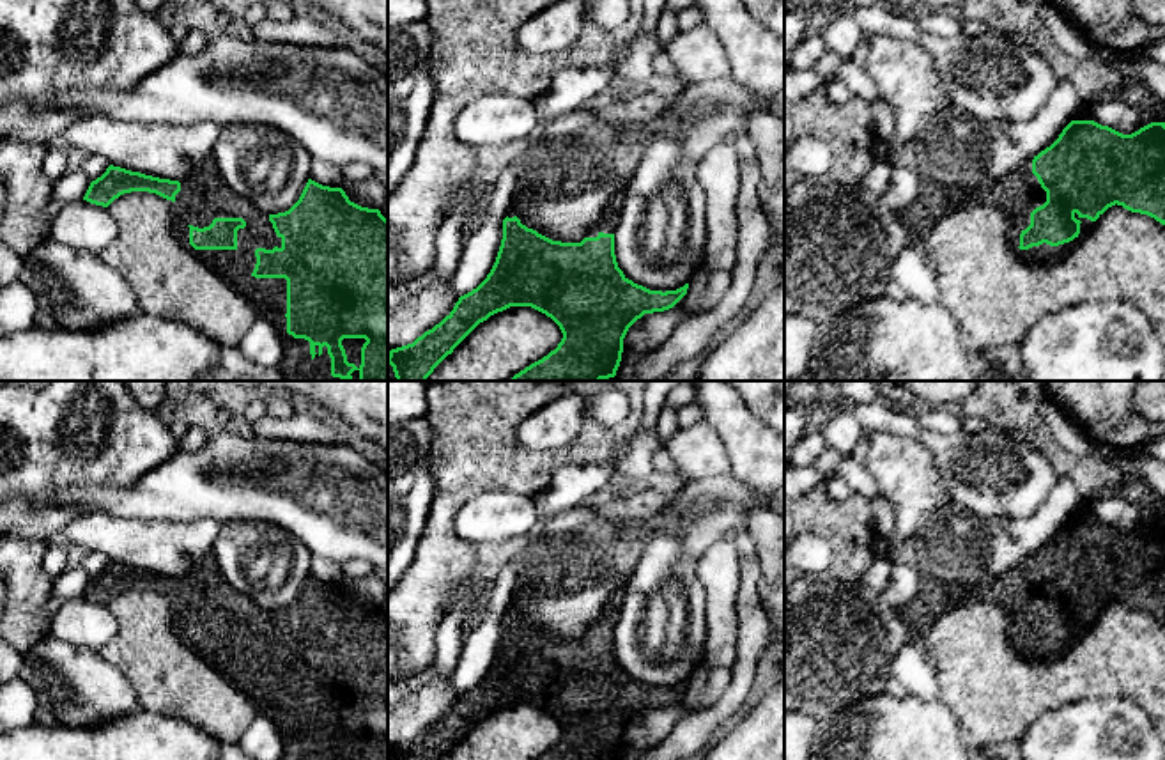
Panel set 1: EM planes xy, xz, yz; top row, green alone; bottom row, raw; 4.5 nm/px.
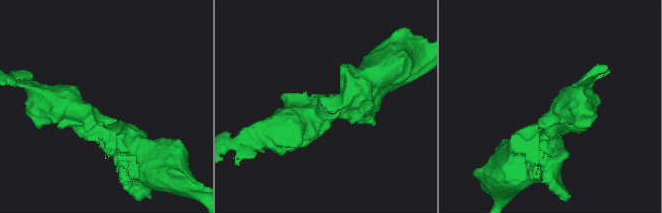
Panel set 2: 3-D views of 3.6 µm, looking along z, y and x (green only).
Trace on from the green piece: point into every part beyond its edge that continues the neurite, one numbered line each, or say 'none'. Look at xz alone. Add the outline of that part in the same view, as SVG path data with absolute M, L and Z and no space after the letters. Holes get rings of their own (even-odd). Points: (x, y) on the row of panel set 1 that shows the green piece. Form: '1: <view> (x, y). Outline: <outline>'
1: xz (609, 217). Outline: M618 191L609 198L606 209L602 211L600 220L588 230L586 237L597 237L600 232L614 234L623 197L625 197L625 191Z

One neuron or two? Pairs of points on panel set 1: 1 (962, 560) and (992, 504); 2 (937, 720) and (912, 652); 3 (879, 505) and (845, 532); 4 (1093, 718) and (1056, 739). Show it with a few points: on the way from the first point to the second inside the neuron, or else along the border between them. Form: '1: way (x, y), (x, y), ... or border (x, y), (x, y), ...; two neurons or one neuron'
1: border (953, 505), (981, 516), (1027, 516); two neurons
2: border (909, 693), (919, 698), (937, 698); two neurons
3: border (870, 502), (877, 534); two neurons
4: way (1084, 727), (1072, 739), (1064, 739); one neuron

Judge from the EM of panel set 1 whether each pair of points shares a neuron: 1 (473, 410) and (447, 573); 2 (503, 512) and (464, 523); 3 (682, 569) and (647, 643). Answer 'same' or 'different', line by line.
1: same
2: same
3: same

